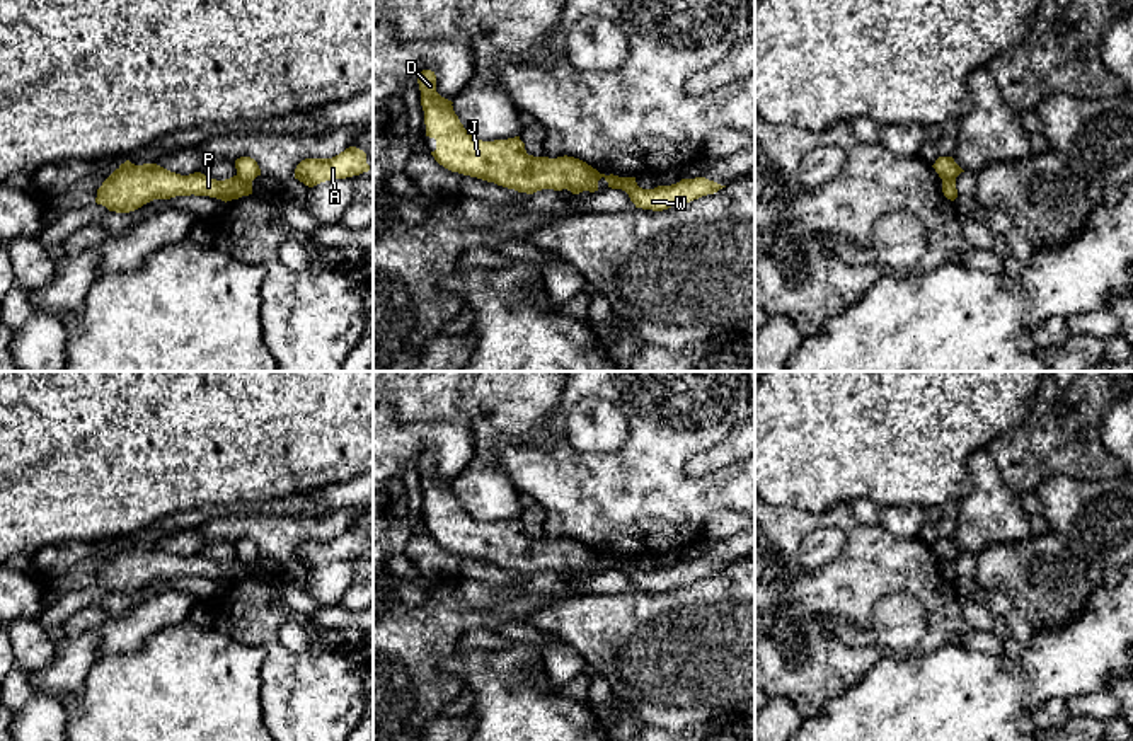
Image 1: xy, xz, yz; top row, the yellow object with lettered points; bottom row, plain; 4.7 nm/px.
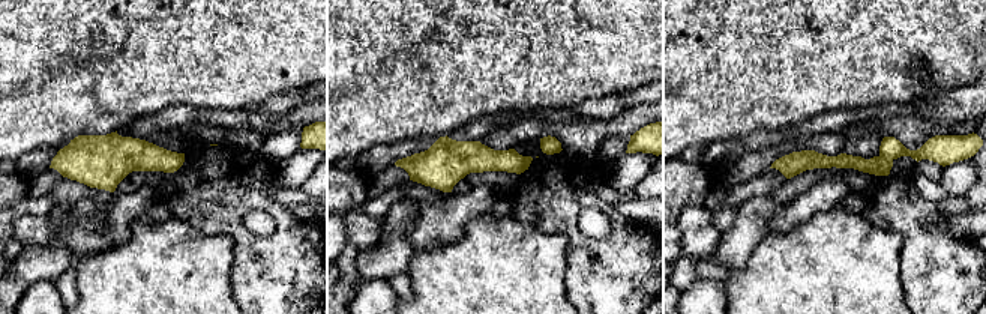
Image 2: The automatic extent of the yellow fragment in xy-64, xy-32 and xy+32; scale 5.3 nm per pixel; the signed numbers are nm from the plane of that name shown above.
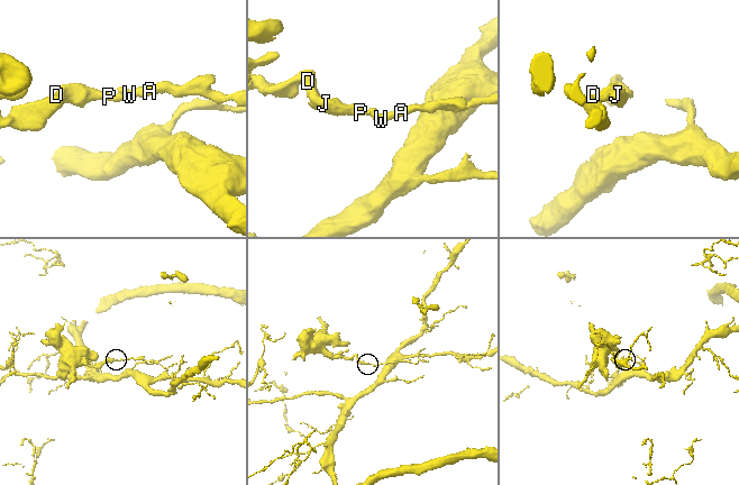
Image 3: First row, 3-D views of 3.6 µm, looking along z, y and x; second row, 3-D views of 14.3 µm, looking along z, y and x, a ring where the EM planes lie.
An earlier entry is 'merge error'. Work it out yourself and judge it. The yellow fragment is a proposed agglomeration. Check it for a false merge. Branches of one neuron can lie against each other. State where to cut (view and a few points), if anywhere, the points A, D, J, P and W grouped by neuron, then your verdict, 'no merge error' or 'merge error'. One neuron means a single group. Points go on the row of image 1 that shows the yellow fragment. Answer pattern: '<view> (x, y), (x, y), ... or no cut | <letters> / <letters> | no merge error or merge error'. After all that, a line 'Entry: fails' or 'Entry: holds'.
xy (235, 176), (251, 183) | A W / D J P | merge error
Entry: holds

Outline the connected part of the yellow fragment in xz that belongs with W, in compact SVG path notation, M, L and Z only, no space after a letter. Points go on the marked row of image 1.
M622 177L624 189L636 208L663 211L671 206L690 203L707 194L714 194L726 187L705 177L682 179L671 186L658 186L654 189L642 189L637 186L636 177Z

